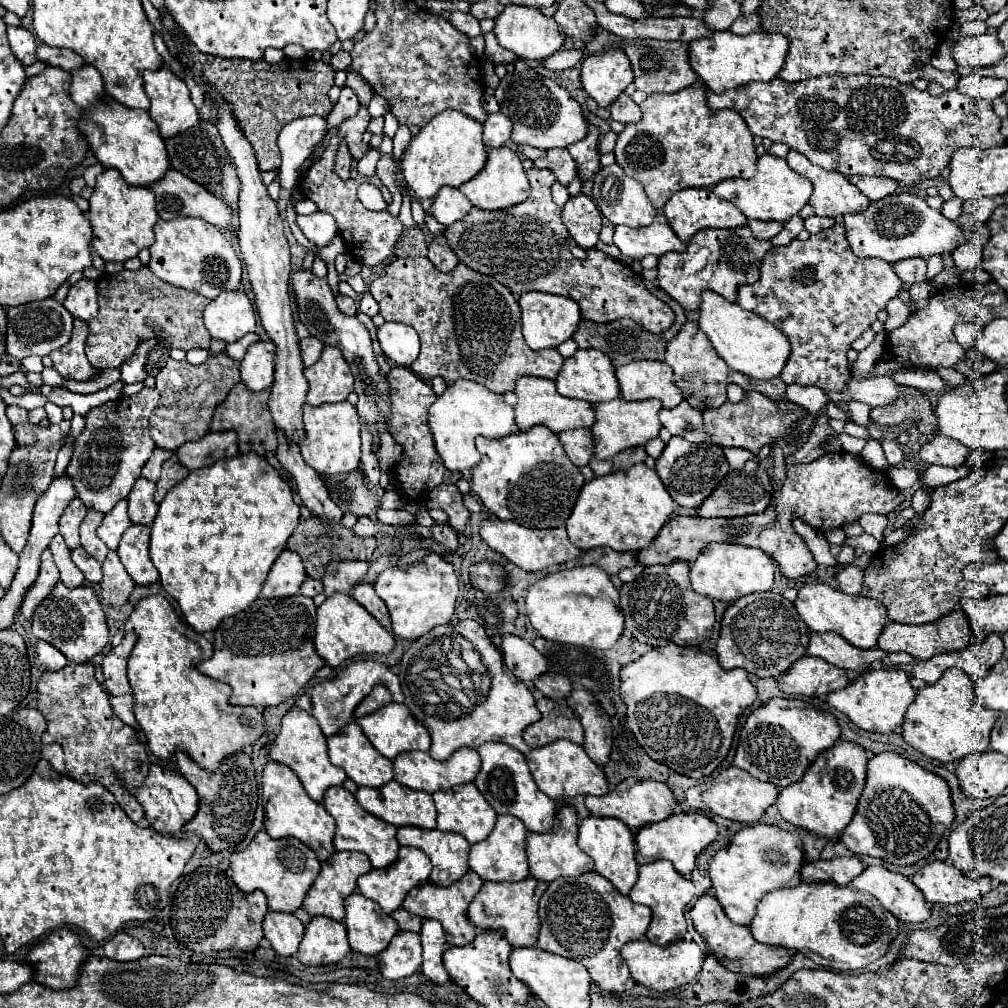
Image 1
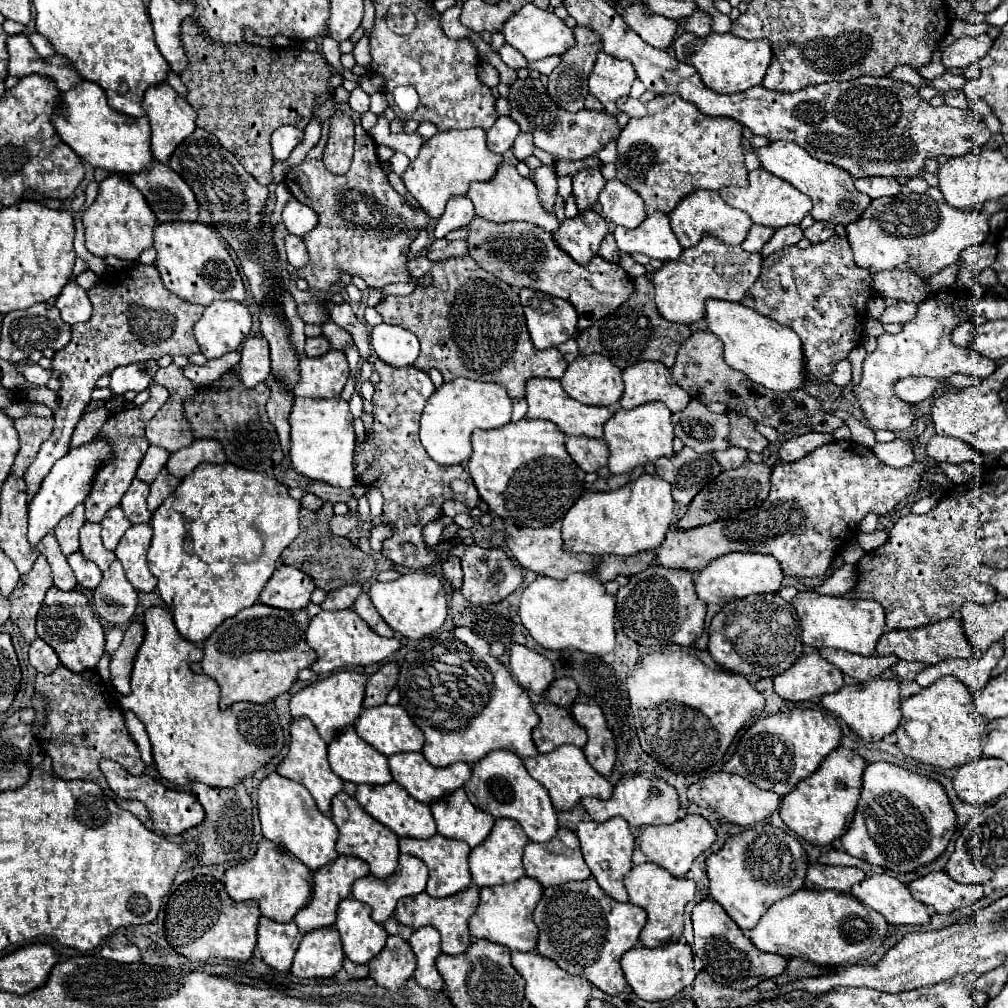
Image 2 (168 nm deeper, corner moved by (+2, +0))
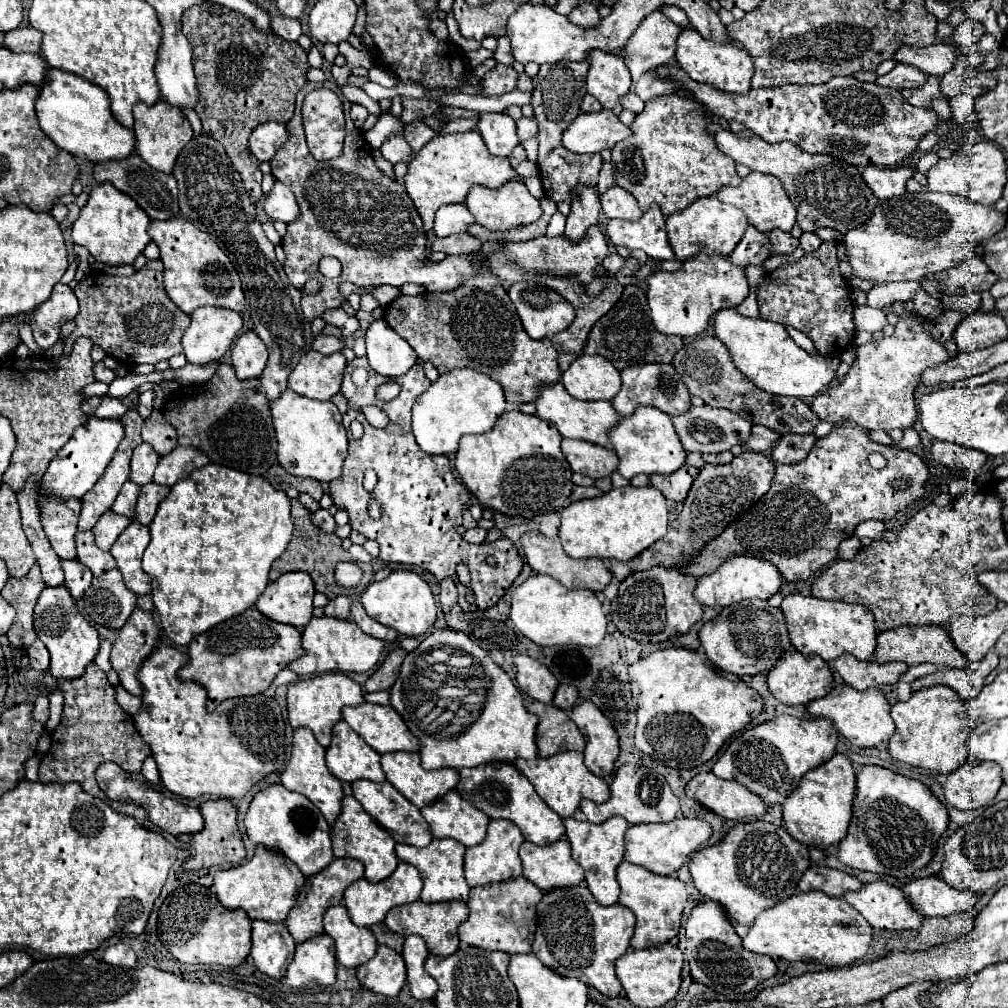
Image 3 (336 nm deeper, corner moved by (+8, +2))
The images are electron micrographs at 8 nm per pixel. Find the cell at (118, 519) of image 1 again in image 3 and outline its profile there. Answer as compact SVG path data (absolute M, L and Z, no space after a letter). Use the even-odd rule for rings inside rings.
M108 510L106 514L102 514L102 518L96 522L96 526L94 526L94 530L92 530L94 536L96 536L96 544L98 544L104 552L108 552L108 550L112 548L112 544L116 542L116 538L128 528L130 522L132 522L130 518L120 516L120 514Z

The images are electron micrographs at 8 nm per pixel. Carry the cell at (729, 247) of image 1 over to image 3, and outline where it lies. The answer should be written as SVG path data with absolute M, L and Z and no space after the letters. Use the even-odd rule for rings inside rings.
M698 254L682 264L678 272L654 272L652 276L646 278L646 298L650 306L650 316L652 324L656 330L668 336L678 336L678 338L696 338L700 332L708 328L710 318L724 308L736 308L748 294L748 282L746 274L740 266L730 266L728 258L722 258L718 254Z

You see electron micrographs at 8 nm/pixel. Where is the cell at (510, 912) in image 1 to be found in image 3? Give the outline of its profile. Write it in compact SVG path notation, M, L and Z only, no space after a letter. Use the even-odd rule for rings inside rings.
M524 876L500 884L488 884L470 888L468 898L468 920L460 924L458 938L468 946L482 950L500 950L506 954L530 954L536 930L536 904L542 900L544 892L538 890Z

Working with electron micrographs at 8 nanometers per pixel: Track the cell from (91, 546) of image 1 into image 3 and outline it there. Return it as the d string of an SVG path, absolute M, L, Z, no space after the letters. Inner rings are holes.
M78 532L76 534L76 548L78 548L78 560L92 570L94 576L102 576L104 572L116 568L116 560L112 558L110 552L102 552L96 542L92 532Z

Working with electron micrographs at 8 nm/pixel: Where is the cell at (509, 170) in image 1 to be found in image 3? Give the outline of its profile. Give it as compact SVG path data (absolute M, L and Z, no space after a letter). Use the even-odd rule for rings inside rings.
M508 182L498 190L490 190L484 186L474 186L466 198L466 206L472 212L472 216L476 218L478 224L482 224L484 228L498 232L498 230L512 230L512 228L520 228L526 224L536 222L542 216L542 208L540 202L528 192L528 188L522 182Z

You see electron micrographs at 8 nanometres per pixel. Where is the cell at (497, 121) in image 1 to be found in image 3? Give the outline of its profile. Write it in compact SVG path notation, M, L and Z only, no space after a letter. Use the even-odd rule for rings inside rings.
M482 112L478 120L478 132L482 134L490 154L494 156L506 158L520 144L516 134L516 122L504 112L500 114Z

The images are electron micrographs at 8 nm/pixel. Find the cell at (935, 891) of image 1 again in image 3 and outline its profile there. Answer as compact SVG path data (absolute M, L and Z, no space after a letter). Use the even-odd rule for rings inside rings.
M940 876L918 878L904 886L904 896L920 916L950 916L970 910L978 894L968 890L956 890L948 886Z

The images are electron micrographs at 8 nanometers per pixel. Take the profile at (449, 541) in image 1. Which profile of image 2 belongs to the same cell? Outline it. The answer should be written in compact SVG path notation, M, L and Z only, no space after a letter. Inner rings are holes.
M448 556L446 560L442 560L442 570L444 570L444 578L448 578L452 582L454 588L462 586L462 568L460 568L460 558L456 556Z

